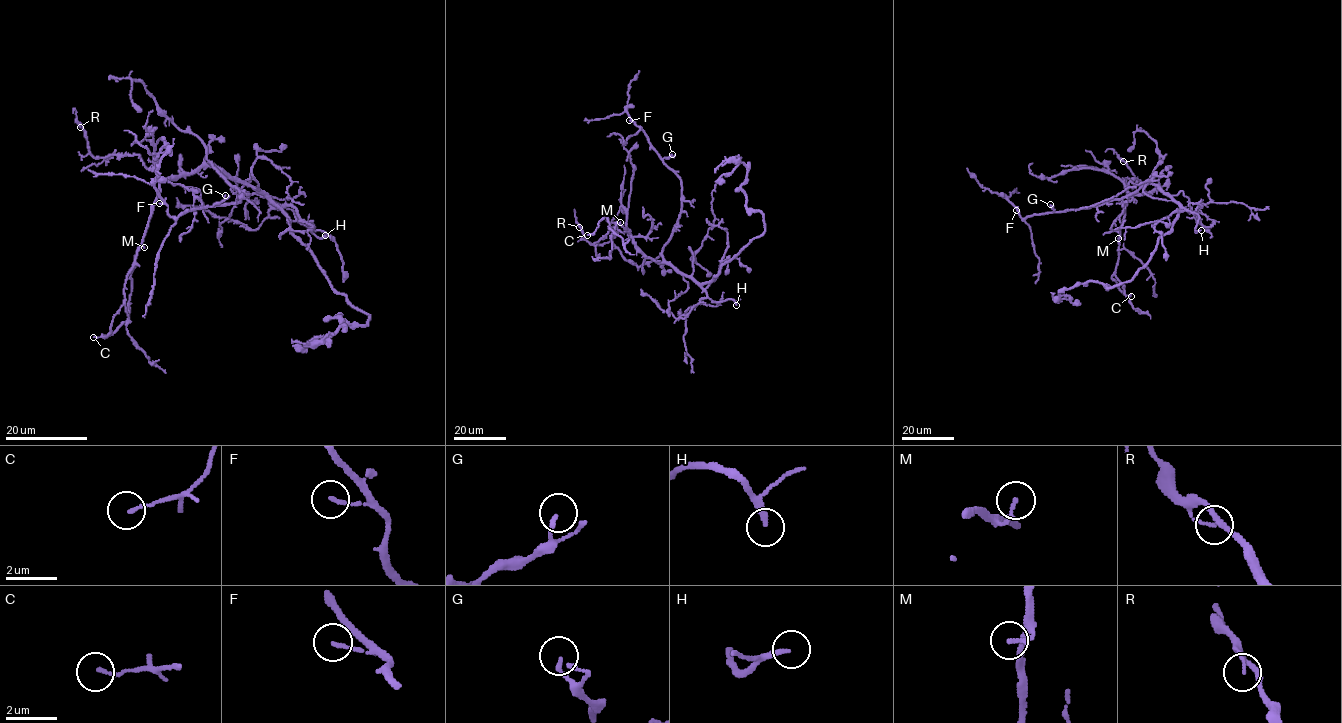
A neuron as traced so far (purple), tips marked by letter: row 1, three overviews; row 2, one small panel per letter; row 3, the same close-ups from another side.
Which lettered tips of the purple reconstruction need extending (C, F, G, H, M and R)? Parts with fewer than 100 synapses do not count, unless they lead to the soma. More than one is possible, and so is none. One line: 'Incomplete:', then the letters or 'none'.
Incomplete: H

